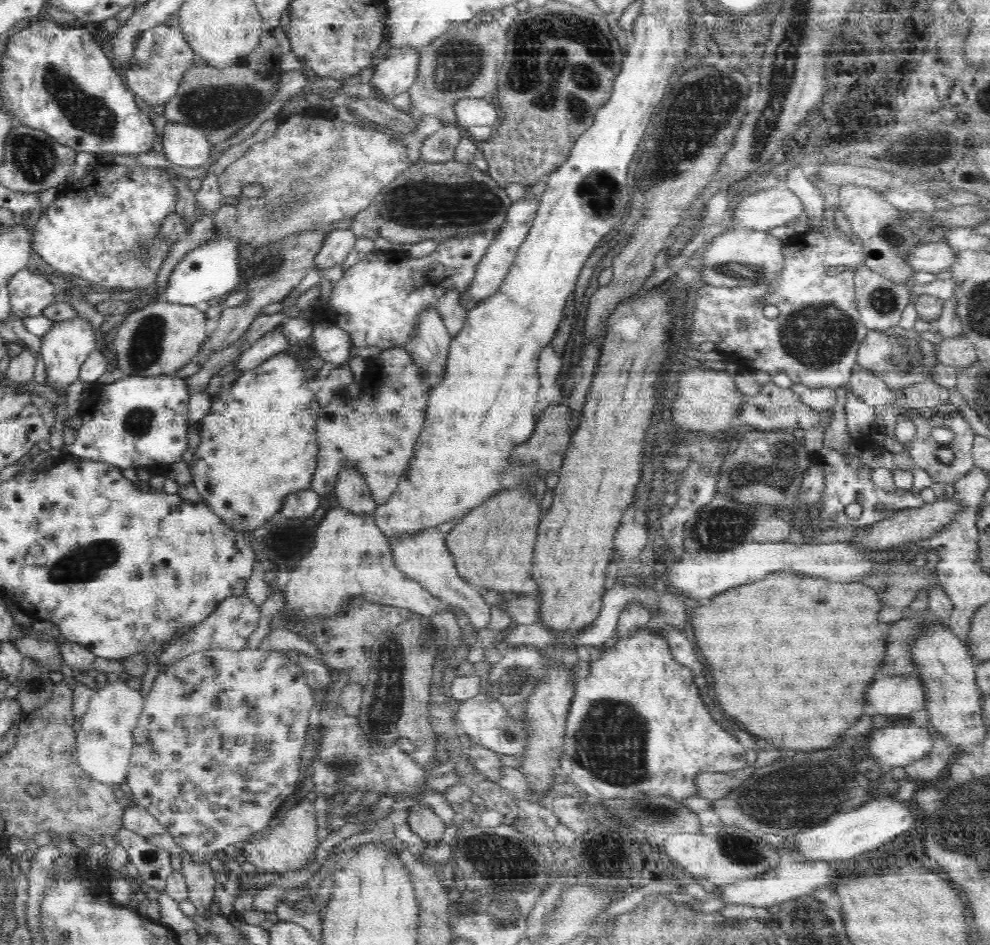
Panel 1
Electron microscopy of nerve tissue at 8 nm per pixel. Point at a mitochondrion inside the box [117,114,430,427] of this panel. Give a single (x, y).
(268, 263)

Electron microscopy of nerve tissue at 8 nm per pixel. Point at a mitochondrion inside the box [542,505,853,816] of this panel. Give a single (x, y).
(610, 743)

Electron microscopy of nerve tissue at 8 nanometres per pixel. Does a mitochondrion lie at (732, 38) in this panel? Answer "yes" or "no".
no

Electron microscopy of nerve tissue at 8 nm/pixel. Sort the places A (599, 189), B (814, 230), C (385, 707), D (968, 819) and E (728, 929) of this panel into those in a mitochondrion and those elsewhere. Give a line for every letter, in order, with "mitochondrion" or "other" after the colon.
A: mitochondrion
B: other
C: mitochondrion
D: mitochondrion
E: mitochondrion

